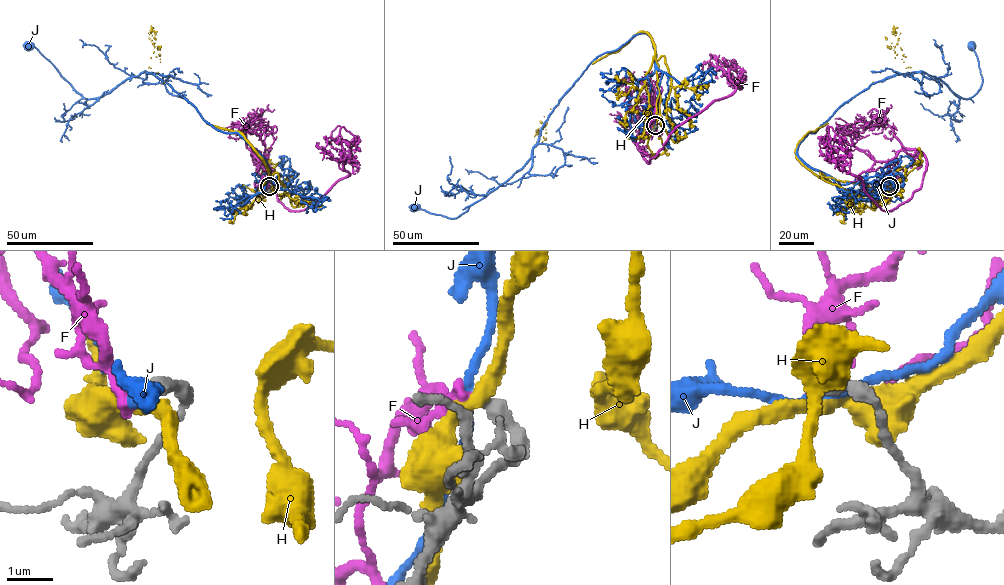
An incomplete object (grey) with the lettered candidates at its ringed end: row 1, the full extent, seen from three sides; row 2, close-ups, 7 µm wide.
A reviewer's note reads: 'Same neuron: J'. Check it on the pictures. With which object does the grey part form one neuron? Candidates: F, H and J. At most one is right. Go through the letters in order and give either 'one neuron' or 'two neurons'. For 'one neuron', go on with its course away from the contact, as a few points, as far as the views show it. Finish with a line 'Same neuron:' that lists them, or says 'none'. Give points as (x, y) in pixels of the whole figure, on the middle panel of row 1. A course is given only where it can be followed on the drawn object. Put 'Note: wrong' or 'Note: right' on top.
Note: wrong
F: one neuron | via (655, 125), (636, 139), (648, 162), (677, 127), (735, 89), (722, 62), (717, 78)
H: two neurons
J: two neurons
Same neuron: F

